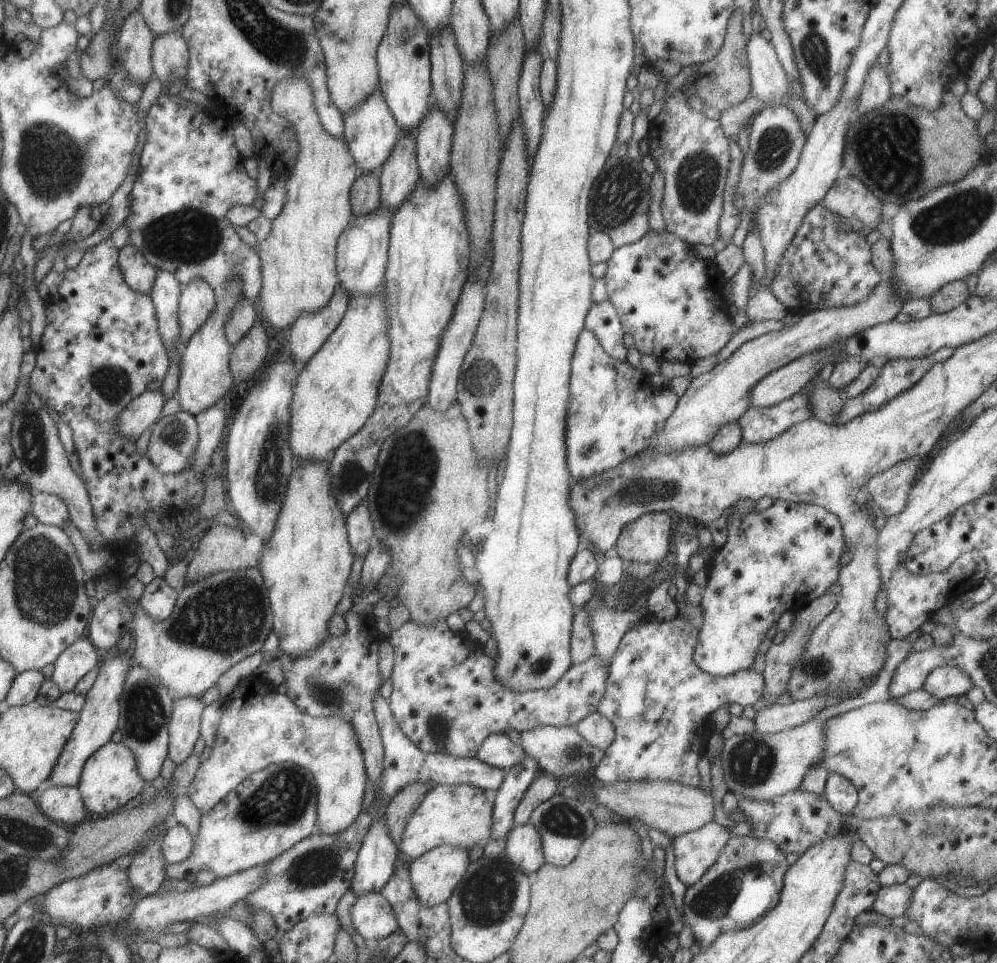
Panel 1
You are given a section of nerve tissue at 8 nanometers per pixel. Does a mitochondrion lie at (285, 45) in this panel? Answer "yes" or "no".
yes

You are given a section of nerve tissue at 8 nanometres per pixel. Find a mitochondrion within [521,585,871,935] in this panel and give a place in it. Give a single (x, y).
(711, 902)

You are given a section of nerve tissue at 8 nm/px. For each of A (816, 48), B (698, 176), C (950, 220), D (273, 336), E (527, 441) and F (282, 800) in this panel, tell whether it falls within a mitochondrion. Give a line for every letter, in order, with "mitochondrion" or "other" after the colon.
A: mitochondrion
B: mitochondrion
C: mitochondrion
D: other
E: other
F: mitochondrion

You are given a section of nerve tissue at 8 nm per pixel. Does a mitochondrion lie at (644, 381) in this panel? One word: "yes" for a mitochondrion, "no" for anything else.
no

